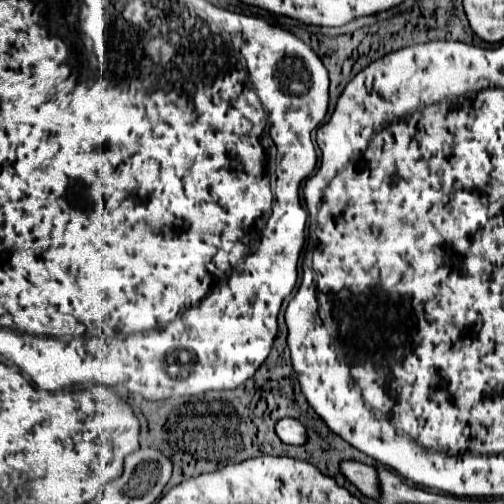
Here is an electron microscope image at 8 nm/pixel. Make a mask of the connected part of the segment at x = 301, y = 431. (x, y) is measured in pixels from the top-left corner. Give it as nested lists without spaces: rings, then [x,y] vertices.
[[[281,419],[281,421],[277,421],[275,433],[287,445],[303,445],[305,439],[307,439],[305,427],[301,427],[301,423],[295,421],[295,419]]]

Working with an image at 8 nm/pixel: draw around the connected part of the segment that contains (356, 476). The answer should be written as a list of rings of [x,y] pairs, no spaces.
[[[341,461],[339,463],[341,473],[367,497],[377,497],[377,471],[375,467],[369,467],[359,461]]]

